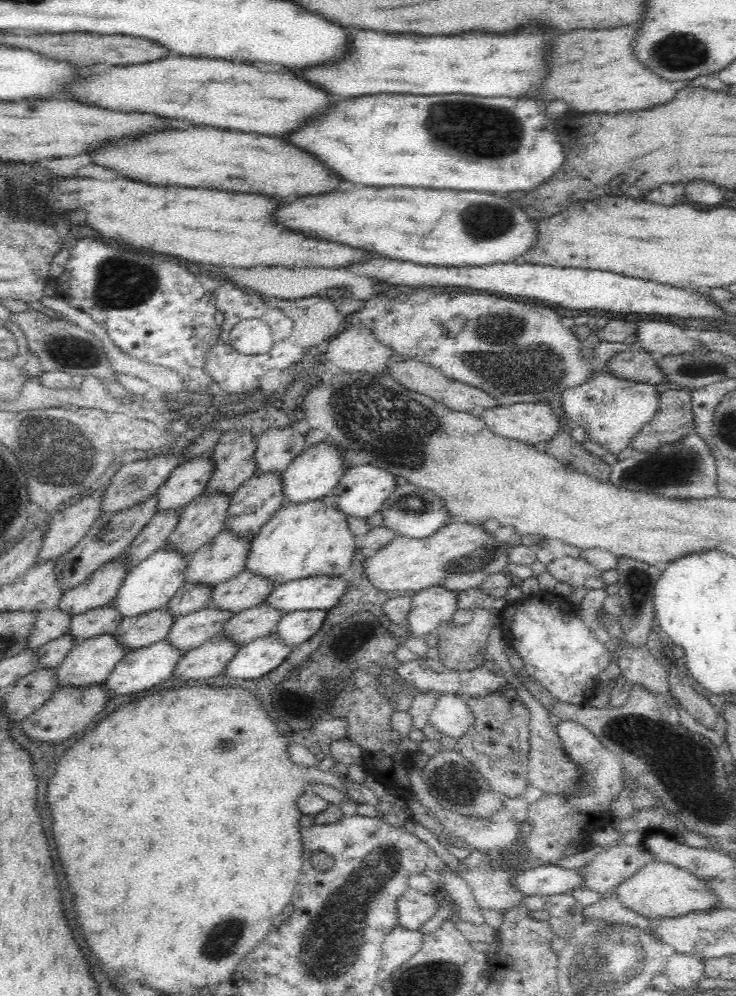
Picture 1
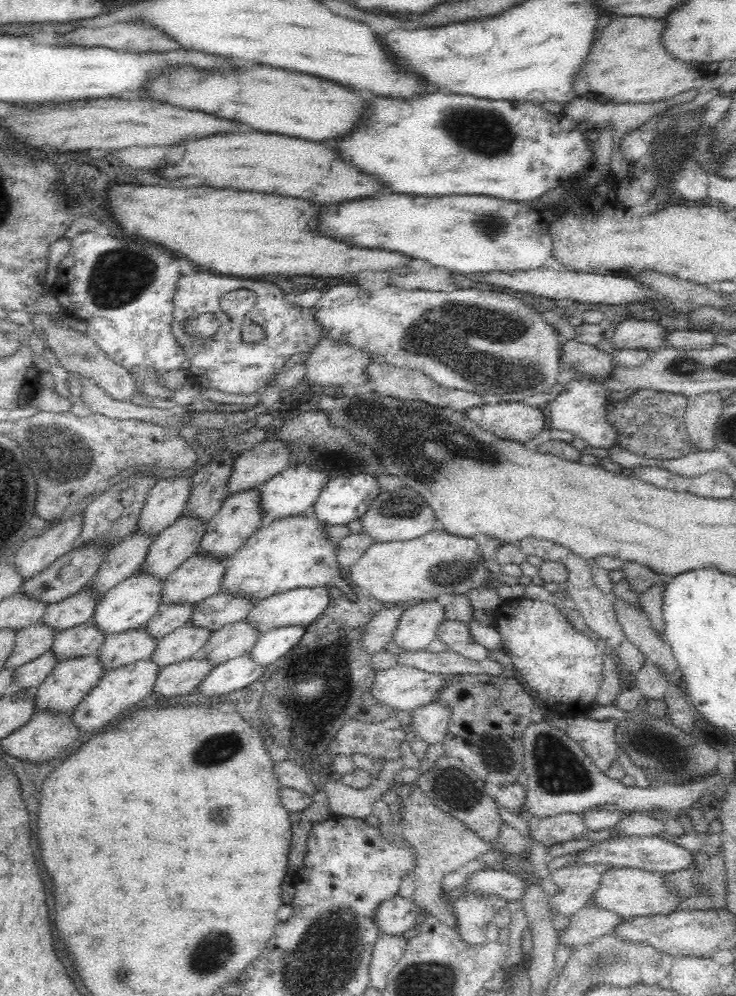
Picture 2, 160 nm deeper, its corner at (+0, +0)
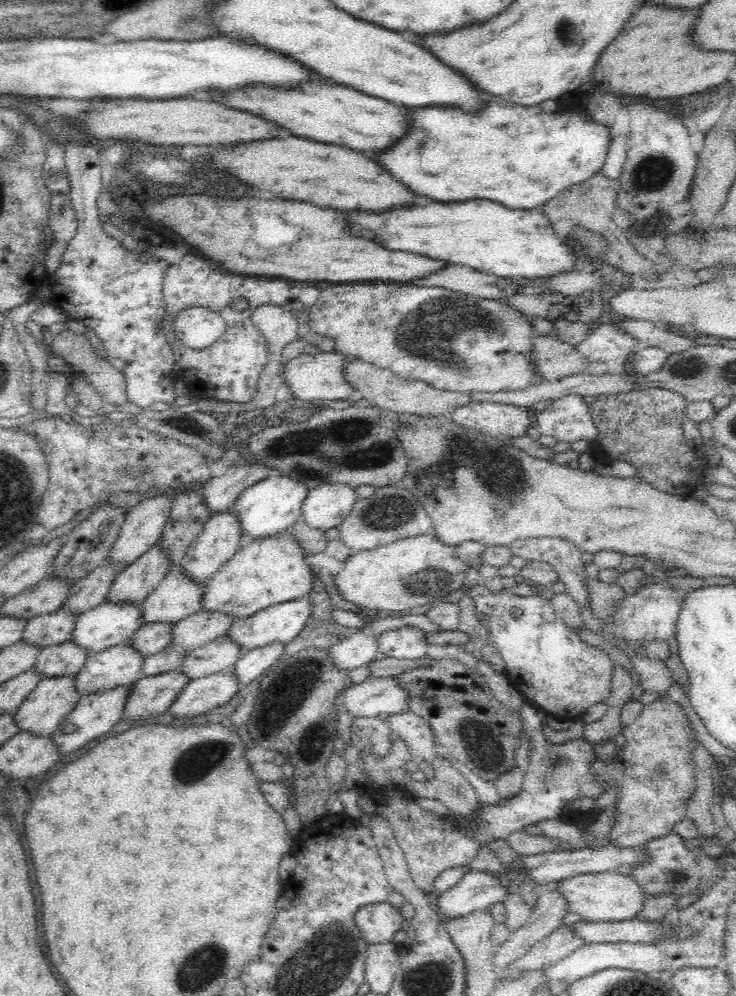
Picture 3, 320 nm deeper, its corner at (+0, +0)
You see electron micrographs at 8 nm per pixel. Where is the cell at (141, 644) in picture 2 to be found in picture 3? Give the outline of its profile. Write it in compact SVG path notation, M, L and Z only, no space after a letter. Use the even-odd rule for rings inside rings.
M130 642L107 648L102 652L94 653L86 658L84 666L74 678L74 687L79 696L86 696L98 691L107 691L117 686L132 685L141 677L140 668L143 662L142 654L132 648Z

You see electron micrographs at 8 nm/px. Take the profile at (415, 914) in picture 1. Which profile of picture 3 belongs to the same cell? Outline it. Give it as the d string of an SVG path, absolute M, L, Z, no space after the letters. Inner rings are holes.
M386 901L364 904L354 912L354 923L360 929L362 940L370 944L390 941L406 922L400 909Z

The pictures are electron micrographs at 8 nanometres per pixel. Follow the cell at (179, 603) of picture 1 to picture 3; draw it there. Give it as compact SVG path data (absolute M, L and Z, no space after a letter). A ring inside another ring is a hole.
M144 623L130 638L134 650L142 654L142 658L155 655L171 644L171 633L175 623Z

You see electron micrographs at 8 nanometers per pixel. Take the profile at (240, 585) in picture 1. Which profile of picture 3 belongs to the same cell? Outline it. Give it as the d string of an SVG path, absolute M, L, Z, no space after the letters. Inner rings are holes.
M200 609L175 623L170 647L176 647L188 654L195 648L226 635L232 622L230 616L224 613L208 613Z

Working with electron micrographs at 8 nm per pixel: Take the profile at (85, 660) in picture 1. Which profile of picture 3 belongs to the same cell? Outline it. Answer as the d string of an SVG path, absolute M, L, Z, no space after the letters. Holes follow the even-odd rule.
M76 675L63 677L42 677L36 688L26 696L22 704L12 713L18 732L28 732L36 737L50 736L64 720L66 714L76 706L79 699L78 691L74 687Z

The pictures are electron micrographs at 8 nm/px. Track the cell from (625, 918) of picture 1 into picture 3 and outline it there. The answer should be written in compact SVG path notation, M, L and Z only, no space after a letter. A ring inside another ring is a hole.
M560 925L550 936L539 940L524 956L506 964L498 973L500 980L518 980L522 972L536 972L546 969L559 960L570 956L572 952L584 946L587 942L578 937L570 925Z

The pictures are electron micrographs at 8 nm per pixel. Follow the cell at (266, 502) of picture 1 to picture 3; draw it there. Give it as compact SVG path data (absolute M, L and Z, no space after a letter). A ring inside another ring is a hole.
M228 510L220 512L220 514L211 516L204 524L200 535L188 546L179 566L188 575L188 579L192 583L204 585L211 576L216 575L220 568L239 551L240 539L241 529L237 516L233 512L228 512Z

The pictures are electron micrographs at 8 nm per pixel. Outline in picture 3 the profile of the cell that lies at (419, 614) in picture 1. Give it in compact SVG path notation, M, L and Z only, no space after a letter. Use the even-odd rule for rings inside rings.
M398 628L382 632L377 638L378 652L395 659L420 659L429 647L425 633L418 628Z

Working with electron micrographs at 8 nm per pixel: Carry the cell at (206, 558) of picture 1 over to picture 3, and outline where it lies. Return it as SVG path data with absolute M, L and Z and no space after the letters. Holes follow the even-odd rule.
M178 565L141 602L142 624L177 623L198 612L202 608L200 602L202 585L192 583Z

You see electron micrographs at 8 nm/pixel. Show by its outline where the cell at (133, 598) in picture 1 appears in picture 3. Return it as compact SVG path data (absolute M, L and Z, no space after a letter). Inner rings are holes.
M104 601L102 604L77 616L70 642L74 642L86 655L90 656L107 648L129 642L142 625L140 606Z

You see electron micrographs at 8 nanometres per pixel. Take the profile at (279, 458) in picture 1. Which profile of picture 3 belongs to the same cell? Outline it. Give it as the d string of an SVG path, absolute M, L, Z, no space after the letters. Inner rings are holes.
M245 459L240 464L228 467L224 475L210 477L198 488L199 496L203 499L211 516L214 516L227 511L245 488L250 488L254 482L260 482L274 474L274 470L270 467Z

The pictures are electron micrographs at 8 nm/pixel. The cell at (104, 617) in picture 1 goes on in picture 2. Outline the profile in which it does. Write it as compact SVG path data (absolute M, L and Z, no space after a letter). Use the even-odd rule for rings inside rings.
M92 622L78 625L54 636L50 651L54 653L56 662L66 659L81 659L96 655L104 643L105 636L99 632Z

